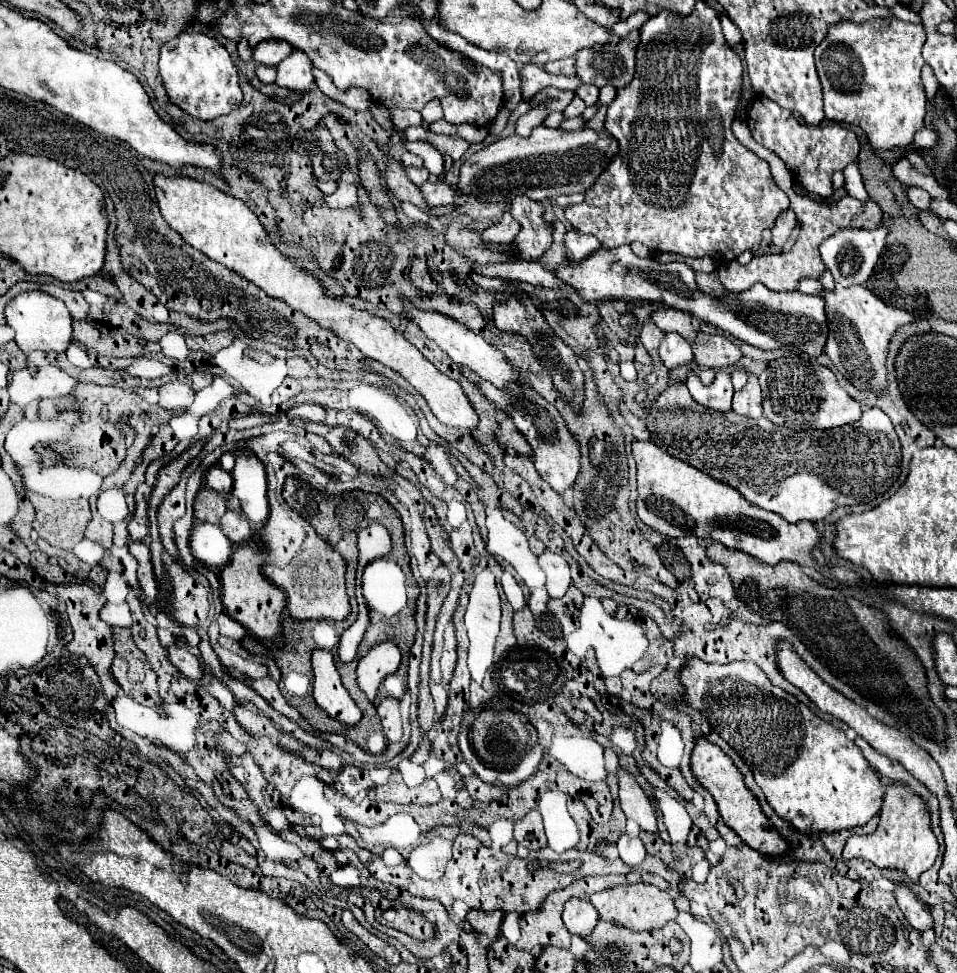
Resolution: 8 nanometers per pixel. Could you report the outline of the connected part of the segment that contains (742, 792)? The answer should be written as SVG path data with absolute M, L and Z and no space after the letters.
M700 737L694 747L694 755L692 755L692 771L694 771L696 779L716 799L716 805L718 805L718 811L720 811L724 823L730 825L752 849L756 849L764 855L770 855L770 857L786 855L790 851L790 843L778 831L774 831L774 827L770 825L770 821L762 813L758 799L746 787L742 773L738 771L738 767L734 767L732 759L718 745L712 745L708 739Z

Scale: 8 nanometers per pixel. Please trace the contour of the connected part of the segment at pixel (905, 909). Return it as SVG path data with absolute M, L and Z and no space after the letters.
M902 881L896 883L894 895L896 895L896 901L898 901L898 905L900 905L904 917L908 919L908 923L910 923L914 929L926 931L926 929L932 927L932 917L930 917L928 905L920 903L906 883L902 883Z

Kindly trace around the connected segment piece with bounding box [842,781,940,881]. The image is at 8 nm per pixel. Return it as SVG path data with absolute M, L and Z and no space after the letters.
M886 783L886 797L880 809L880 821L874 833L862 837L850 837L844 847L844 859L868 859L878 867L902 869L912 881L928 871L938 857L938 839L930 825L930 809L926 799L916 795L906 783Z

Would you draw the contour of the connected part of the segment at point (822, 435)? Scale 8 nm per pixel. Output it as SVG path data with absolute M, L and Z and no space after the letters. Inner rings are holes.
M672 381L664 393L660 393L648 407L648 431L652 439L668 451L670 455L698 467L710 477L728 483L738 489L750 503L782 515L786 521L822 521L838 505L858 505L888 499L894 489L892 485L900 481L900 443L892 427L890 417L878 409L870 407L862 413L860 421L854 425L842 425L826 431L792 431L762 419L742 419L738 413L718 413L694 403L684 383Z

